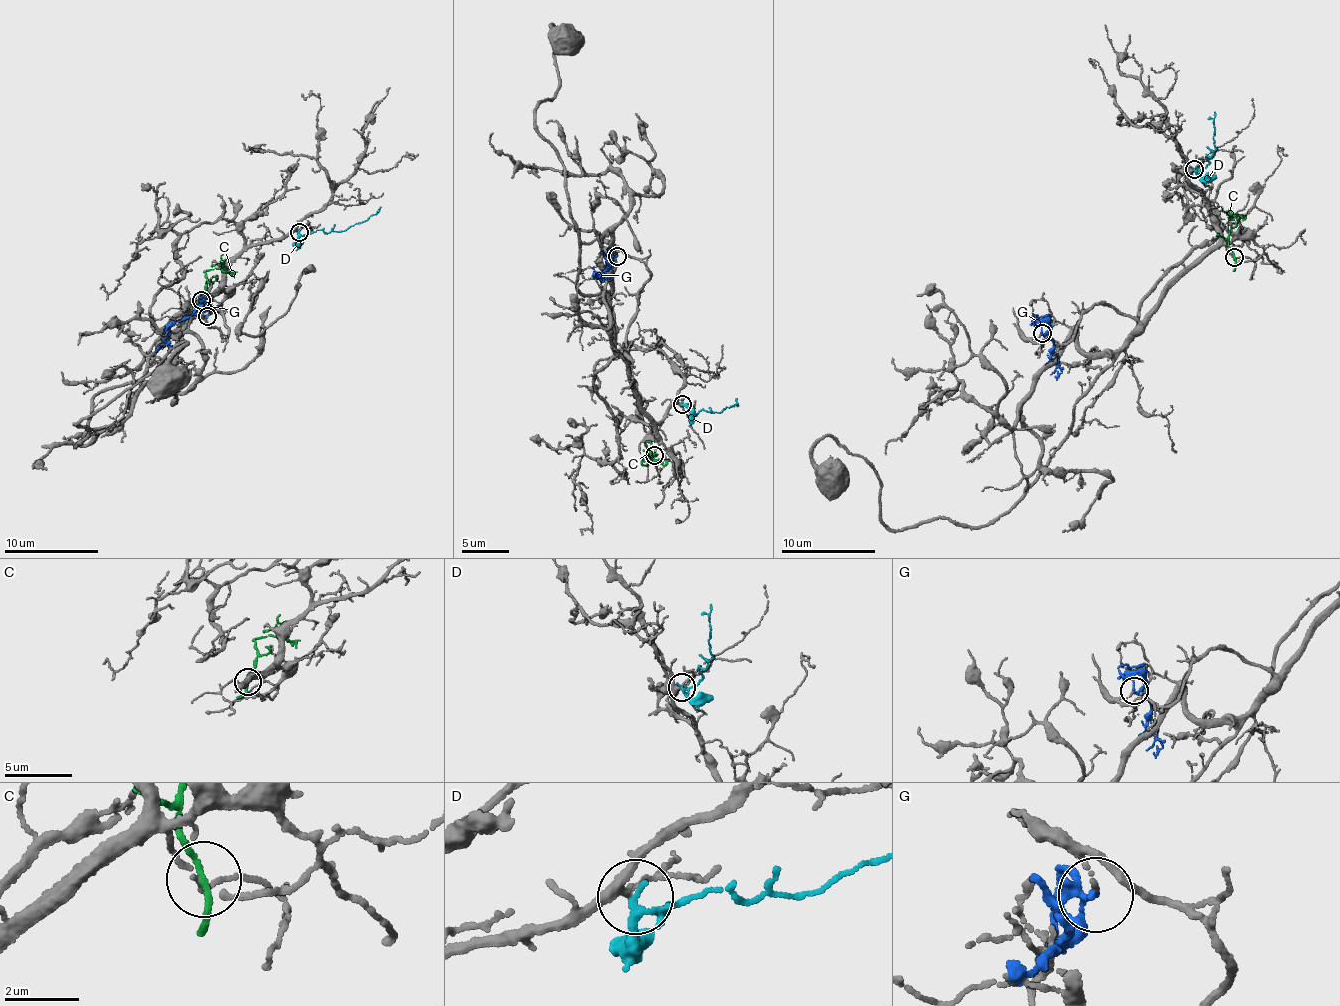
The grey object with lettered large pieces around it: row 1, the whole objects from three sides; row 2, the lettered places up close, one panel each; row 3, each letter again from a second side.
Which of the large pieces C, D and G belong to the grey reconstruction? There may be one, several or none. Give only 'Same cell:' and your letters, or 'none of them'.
Same cell: D

